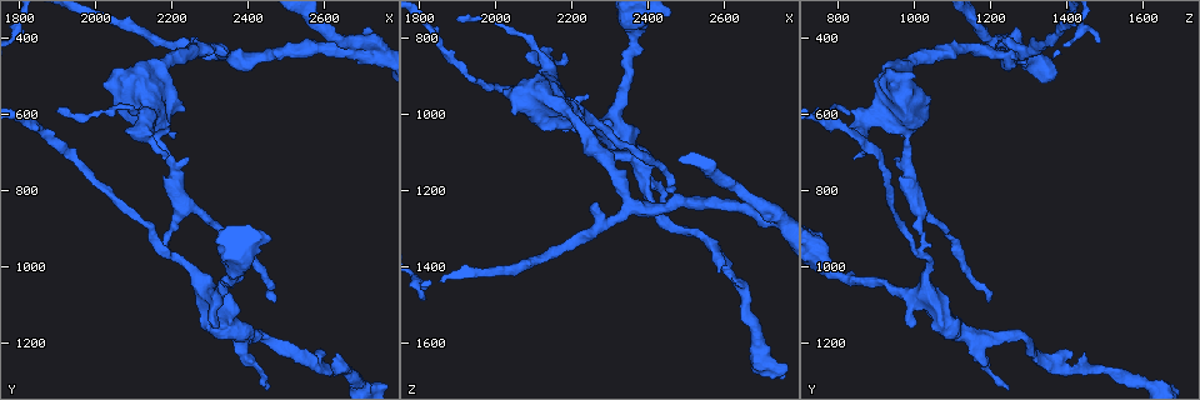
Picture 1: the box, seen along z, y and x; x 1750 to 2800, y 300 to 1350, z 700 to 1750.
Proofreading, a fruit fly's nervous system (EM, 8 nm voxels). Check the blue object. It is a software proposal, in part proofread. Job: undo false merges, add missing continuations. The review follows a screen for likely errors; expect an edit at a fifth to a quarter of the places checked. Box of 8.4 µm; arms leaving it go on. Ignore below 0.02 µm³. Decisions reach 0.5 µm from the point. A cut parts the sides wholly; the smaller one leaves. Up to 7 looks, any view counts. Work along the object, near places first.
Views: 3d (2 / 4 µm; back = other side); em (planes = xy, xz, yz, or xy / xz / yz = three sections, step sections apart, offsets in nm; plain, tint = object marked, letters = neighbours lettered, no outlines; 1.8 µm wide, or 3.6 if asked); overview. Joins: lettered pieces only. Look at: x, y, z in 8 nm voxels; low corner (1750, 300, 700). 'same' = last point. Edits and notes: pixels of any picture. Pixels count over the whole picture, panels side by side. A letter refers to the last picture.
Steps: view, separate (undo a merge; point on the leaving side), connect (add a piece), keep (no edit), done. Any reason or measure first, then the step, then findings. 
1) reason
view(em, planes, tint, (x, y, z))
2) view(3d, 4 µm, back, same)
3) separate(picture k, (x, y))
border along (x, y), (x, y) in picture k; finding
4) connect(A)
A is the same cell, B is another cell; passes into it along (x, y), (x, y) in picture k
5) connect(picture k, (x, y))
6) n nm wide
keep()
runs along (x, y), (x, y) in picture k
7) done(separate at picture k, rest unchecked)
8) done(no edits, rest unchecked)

view(em, 3.6 µm, xz, step 4, tint, (2635, 430, 1240))

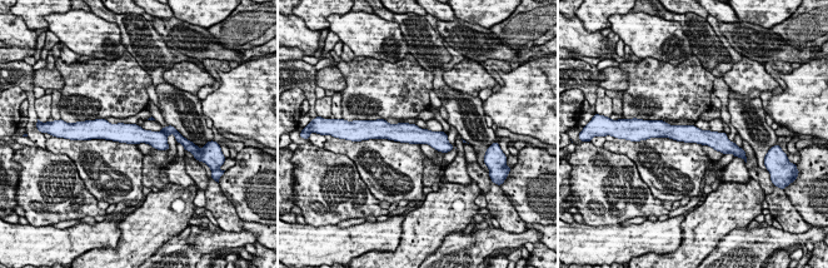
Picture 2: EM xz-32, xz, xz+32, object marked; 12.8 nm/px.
view(em, 3.6 µm, planes, tint, same)

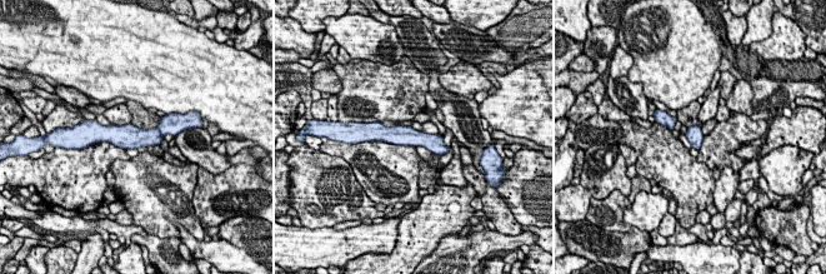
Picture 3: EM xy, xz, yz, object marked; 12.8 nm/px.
view(em, 3.6 µm, planes, letters, same)

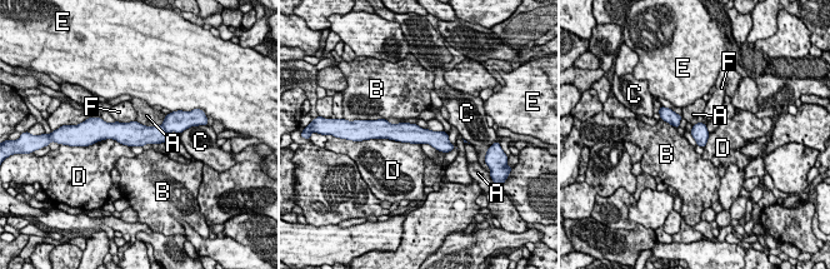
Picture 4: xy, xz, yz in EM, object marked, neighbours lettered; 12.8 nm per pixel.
220 nm wide
keep()
A, B, C, D, E and F are other cells; border along (166, 114), (158, 125), (135, 120) in picture 4; one cell here

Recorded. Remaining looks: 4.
narrows sharply
view(em, xz, step 16, letters, (2185, 715, 975))

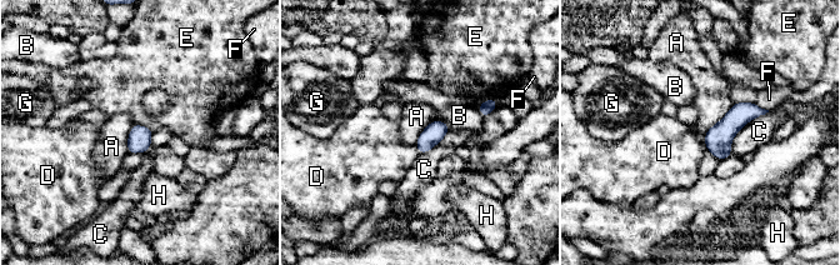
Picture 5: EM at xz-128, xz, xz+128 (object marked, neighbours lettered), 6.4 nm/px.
keep()
A, B, C, D, E, F, G and H are other cells; border along (734, 104), (705, 133) in picture 5; all the same cell

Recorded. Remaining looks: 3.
calibre changes
view(3d, 4 µm, (2185, 950, 1010))

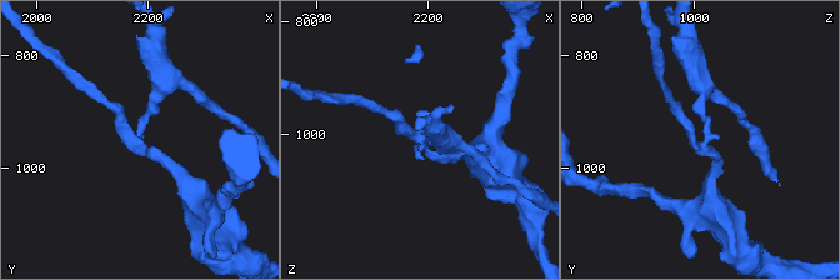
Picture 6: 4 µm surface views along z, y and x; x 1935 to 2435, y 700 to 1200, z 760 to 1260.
need the tissue
view(em, planes, tint, (2190, 955, 1015))

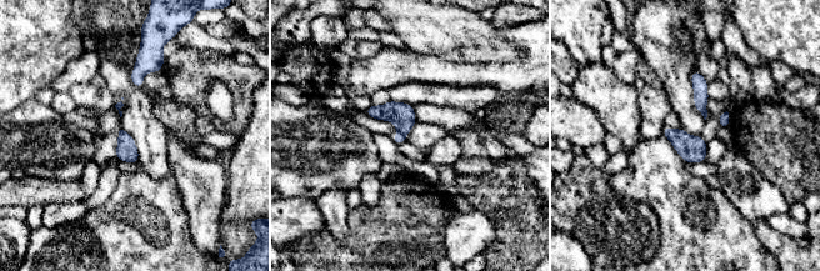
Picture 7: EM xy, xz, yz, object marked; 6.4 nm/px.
view(em, planes, letters, same)

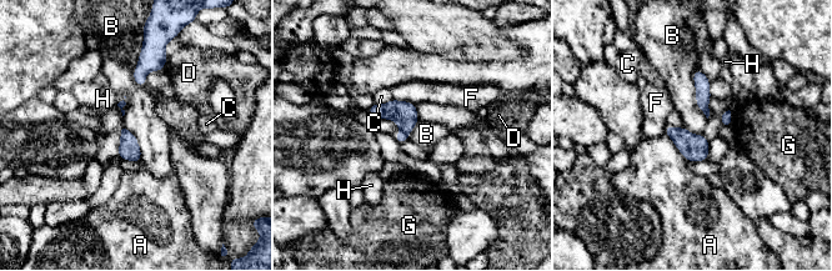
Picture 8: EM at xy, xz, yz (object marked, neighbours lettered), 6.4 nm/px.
B touches over 280 nm
separate(picture 8, (404, 114))
A, B, C, D, F, G and H are other cells; border along (401, 130), (407, 136) in picture 8; two cells meet here

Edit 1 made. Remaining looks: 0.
done(separate at picture 8, rest unchecked)

